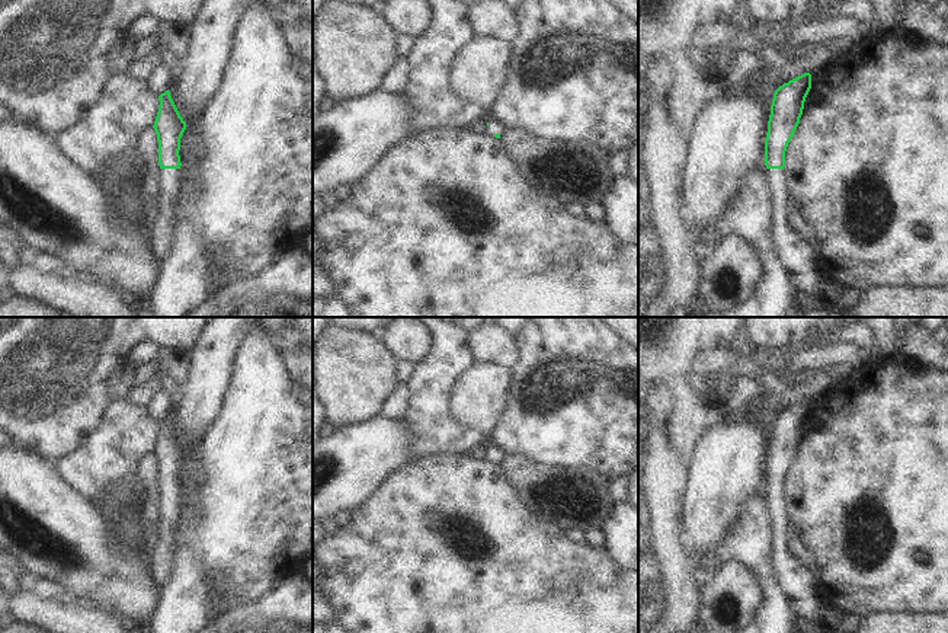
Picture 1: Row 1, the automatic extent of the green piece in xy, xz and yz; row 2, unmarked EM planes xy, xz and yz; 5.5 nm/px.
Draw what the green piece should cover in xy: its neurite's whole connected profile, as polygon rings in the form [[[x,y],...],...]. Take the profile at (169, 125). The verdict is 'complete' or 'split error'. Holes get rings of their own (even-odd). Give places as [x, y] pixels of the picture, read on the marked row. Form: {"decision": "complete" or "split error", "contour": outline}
{"decision": "split error", "contour": [[[170,92],[158,96],[160,105],[154,121],[158,141],[160,196],[154,201],[157,215],[147,230],[151,250],[161,263],[169,253],[174,226],[174,204],[180,185],[180,138],[186,122],[180,116]]]}

